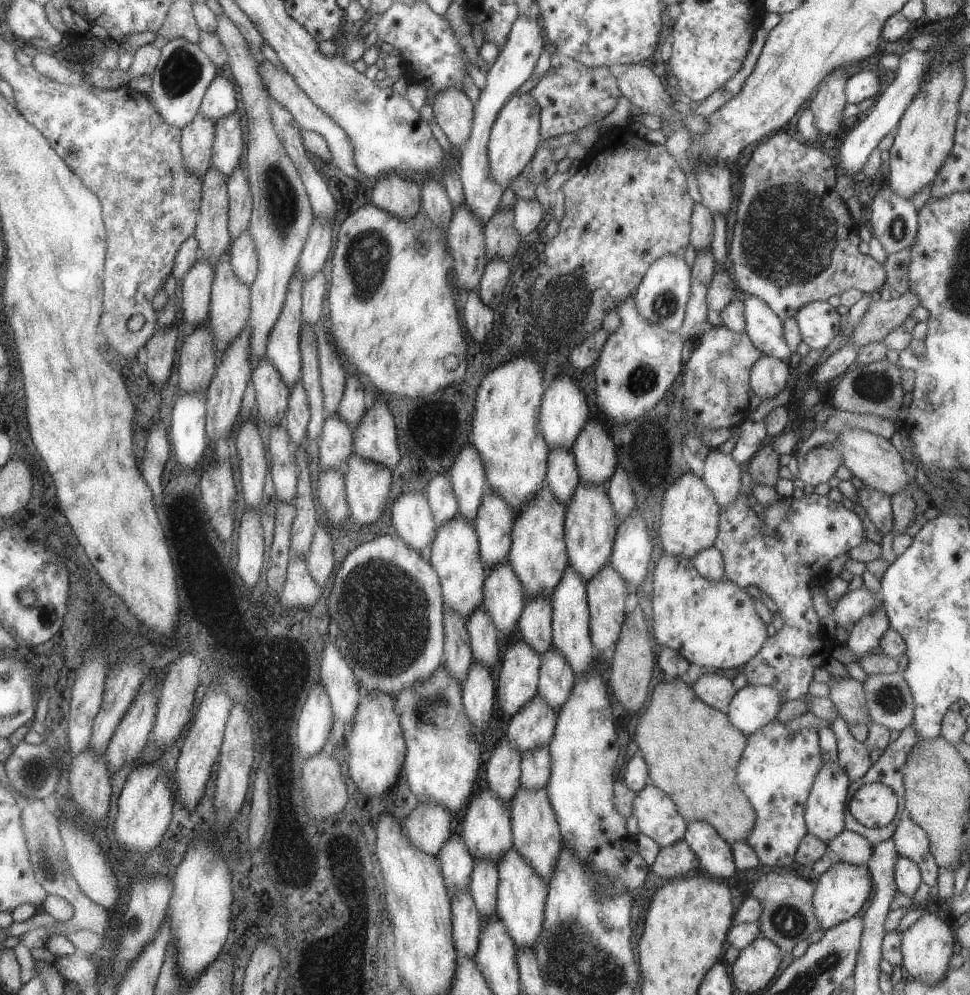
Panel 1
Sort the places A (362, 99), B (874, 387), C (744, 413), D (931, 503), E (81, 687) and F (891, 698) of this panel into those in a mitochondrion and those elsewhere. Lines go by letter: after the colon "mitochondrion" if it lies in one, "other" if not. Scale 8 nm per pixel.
A: mitochondrion
B: mitochondrion
C: other
D: other
E: other
F: mitochondrion

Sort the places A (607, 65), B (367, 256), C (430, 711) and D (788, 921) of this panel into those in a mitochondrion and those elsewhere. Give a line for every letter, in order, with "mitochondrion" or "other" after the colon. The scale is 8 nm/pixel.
A: other
B: mitochondrion
C: mitochondrion
D: mitochondrion

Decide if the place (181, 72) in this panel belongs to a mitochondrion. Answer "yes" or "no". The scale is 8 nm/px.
yes

